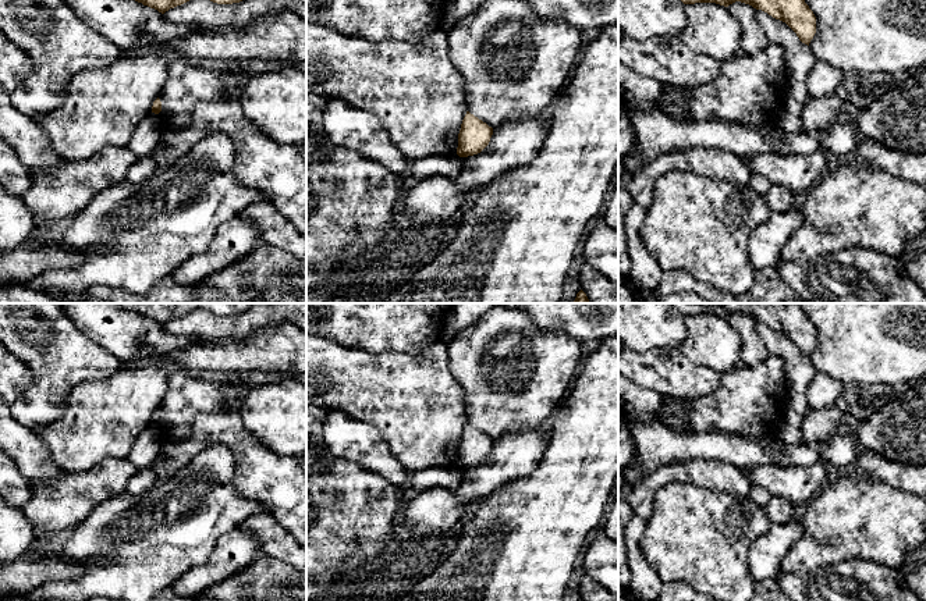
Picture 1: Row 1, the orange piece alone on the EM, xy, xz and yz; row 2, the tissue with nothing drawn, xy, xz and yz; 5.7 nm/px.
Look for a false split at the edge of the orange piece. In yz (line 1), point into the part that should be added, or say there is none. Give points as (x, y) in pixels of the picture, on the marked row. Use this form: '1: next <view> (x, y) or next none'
1: next none

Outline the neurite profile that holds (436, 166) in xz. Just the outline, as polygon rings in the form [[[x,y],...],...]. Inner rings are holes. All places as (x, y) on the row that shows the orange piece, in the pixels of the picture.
[[[458,154],[448,157],[423,157],[409,163],[407,178],[411,182],[422,181],[429,177],[447,177],[455,179],[461,171],[461,167],[462,157]]]

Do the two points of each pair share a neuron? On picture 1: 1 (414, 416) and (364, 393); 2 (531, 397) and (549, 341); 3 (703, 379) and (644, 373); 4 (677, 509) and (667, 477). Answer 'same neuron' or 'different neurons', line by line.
1: same neuron
2: same neuron
3: same neuron
4: different neurons

